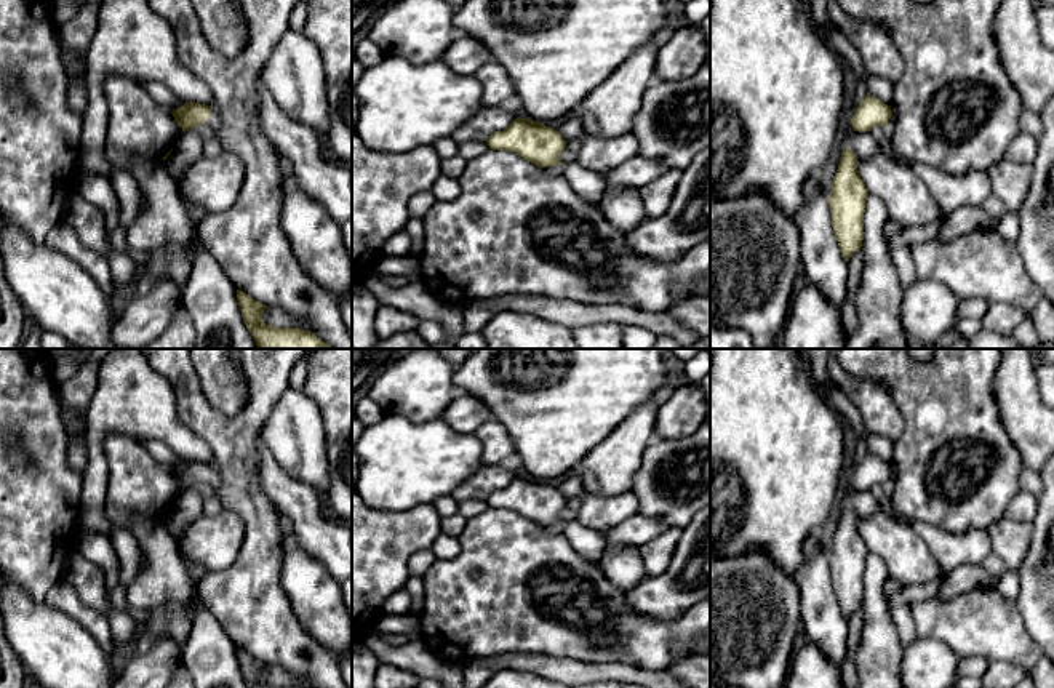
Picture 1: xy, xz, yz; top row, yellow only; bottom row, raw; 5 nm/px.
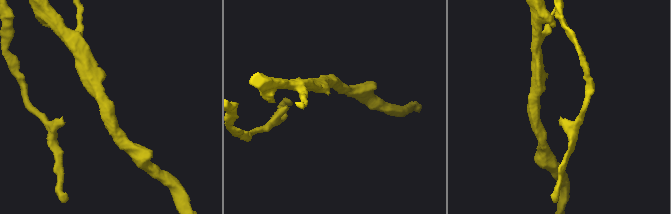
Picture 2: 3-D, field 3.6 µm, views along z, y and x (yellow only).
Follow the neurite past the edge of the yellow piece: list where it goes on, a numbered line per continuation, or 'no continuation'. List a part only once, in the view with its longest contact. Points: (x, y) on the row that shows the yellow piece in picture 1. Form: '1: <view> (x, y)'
1: xy (215, 122)

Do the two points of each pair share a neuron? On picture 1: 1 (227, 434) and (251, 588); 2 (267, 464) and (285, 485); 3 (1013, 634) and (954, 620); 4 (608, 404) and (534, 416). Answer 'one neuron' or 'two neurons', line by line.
1: one neuron
2: one neuron
3: one neuron
4: one neuron

